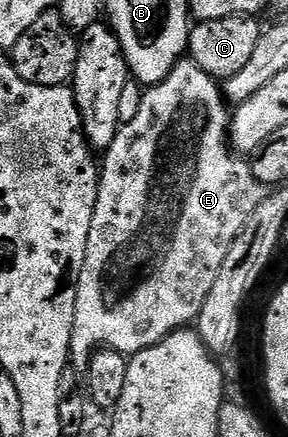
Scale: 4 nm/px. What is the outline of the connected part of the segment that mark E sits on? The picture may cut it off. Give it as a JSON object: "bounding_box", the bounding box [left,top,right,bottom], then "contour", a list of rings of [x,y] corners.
{"bounding_box":[70,57,268,369],"contour":[[[183,57],[178,60],[178,64],[164,81],[145,88],[140,101],[140,113],[136,113],[132,121],[119,126],[112,145],[105,148],[103,155],[106,156],[103,159],[101,156],[100,159],[96,209],[92,213],[92,225],[86,242],[84,269],[80,273],[76,293],[76,313],[70,342],[70,357],[73,366],[86,369],[91,355],[98,348],[103,347],[111,347],[127,357],[136,356],[144,349],[164,341],[173,331],[189,328],[197,320],[198,314],[204,309],[204,301],[208,301],[208,293],[212,293],[212,285],[216,285],[216,277],[220,277],[220,265],[224,265],[224,257],[228,257],[228,249],[232,249],[236,237],[240,237],[244,225],[248,225],[248,217],[252,217],[252,213],[260,209],[260,205],[268,194],[267,184],[261,183],[256,178],[249,162],[230,146],[228,136],[231,120],[232,111],[219,80],[204,73],[204,69],[200,69],[200,65],[196,65],[193,59]]]}

